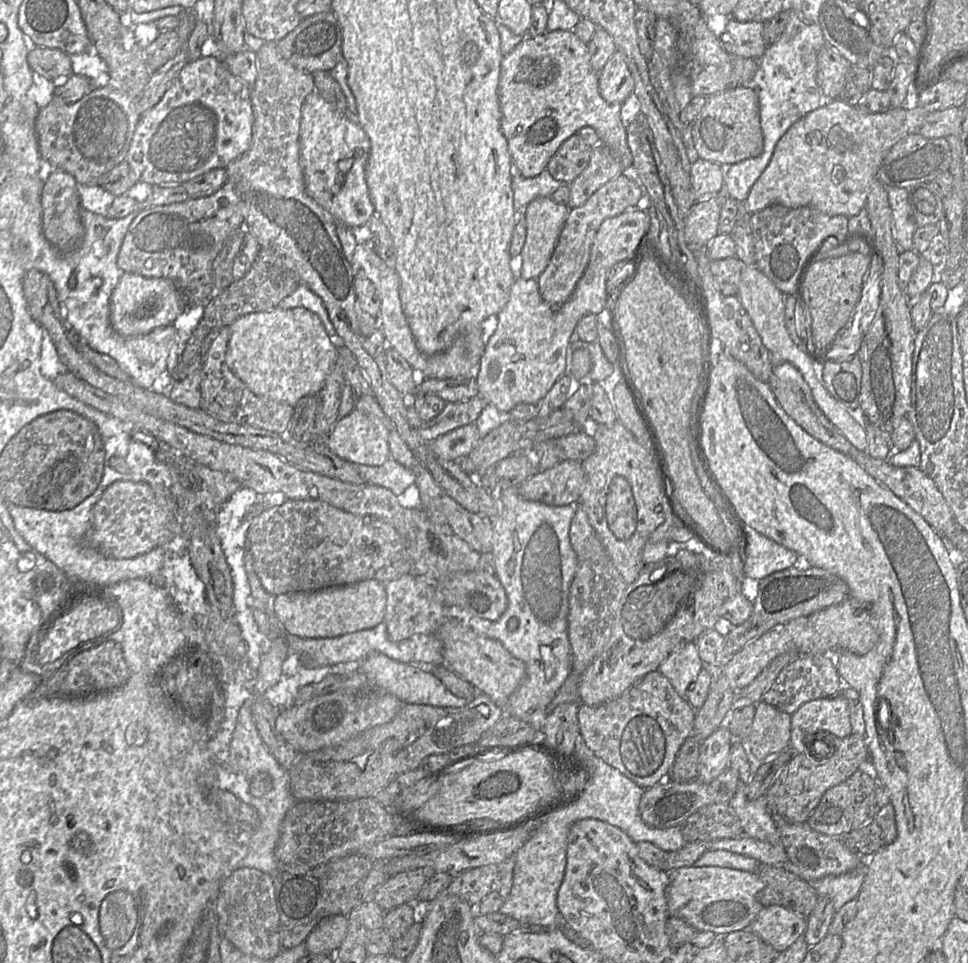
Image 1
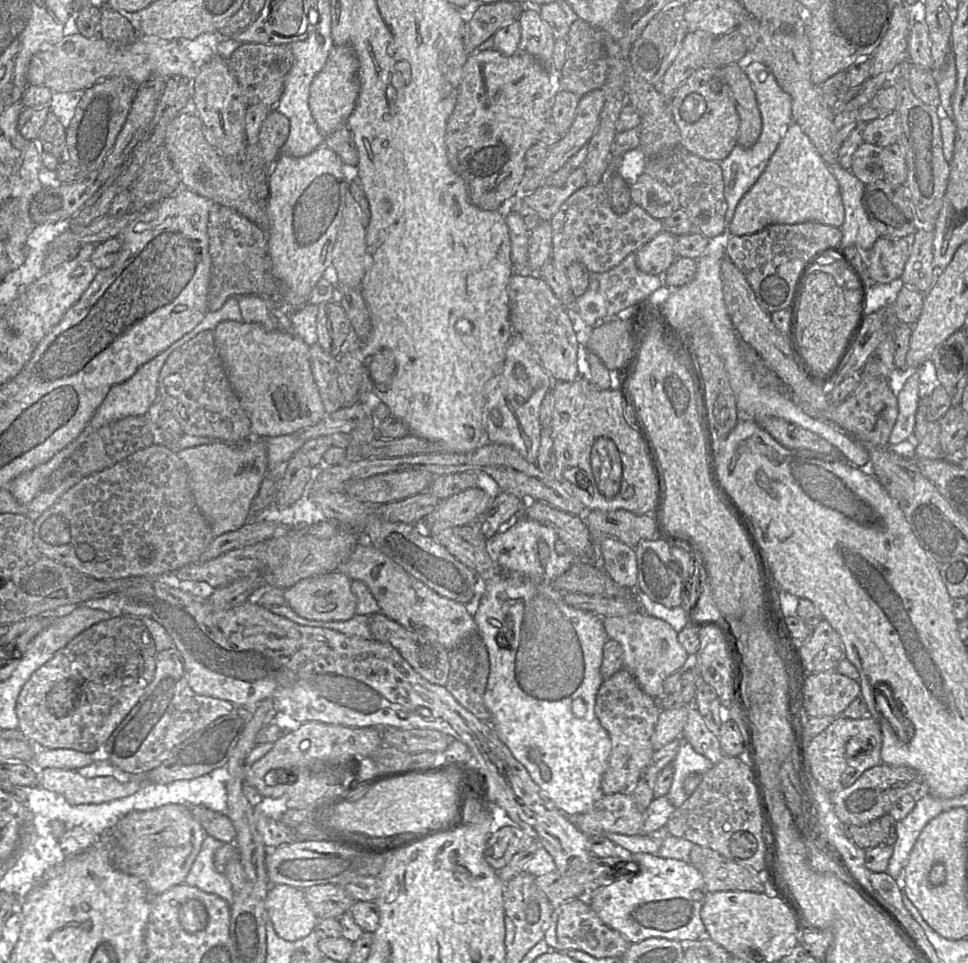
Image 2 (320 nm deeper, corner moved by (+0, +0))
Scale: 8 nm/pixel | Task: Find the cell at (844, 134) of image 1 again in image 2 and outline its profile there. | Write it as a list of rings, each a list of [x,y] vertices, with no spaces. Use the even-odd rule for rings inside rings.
[[[792,122],[755,184],[738,202],[728,232],[742,236],[772,224],[818,222],[840,228],[844,206],[838,182],[801,127]]]

